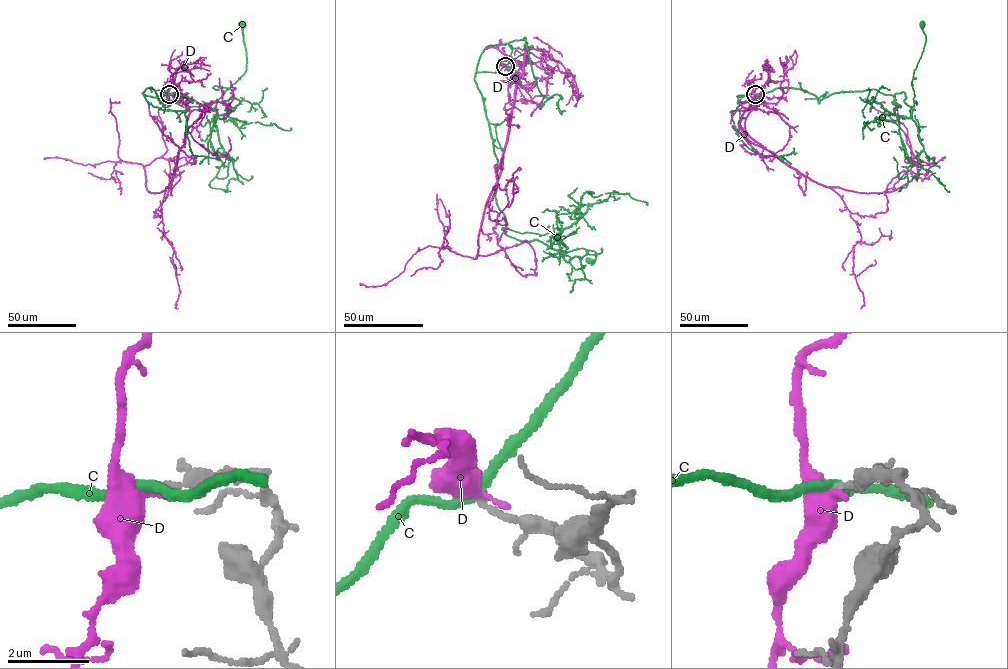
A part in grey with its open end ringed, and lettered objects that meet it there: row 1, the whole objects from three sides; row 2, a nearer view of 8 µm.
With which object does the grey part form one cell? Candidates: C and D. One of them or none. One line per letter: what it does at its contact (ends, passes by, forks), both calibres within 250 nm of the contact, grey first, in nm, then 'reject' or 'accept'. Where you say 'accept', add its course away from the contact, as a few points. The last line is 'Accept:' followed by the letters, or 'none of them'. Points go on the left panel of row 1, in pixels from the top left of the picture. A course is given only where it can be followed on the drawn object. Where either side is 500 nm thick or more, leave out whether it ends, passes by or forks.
C: it passes by | 140/240 nm | reject
D: it passes by | 160/440 nm | reject
Accept: none of them

